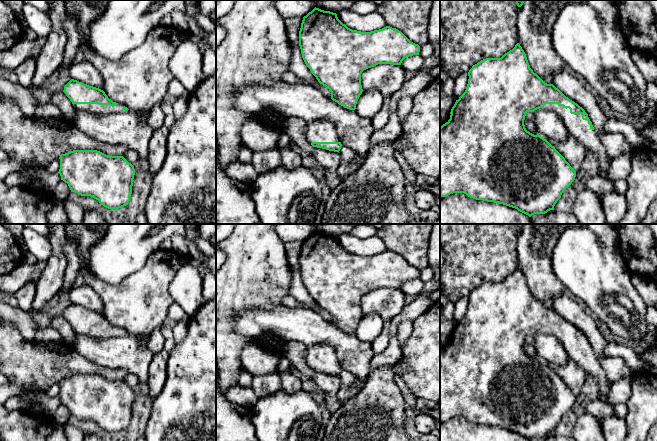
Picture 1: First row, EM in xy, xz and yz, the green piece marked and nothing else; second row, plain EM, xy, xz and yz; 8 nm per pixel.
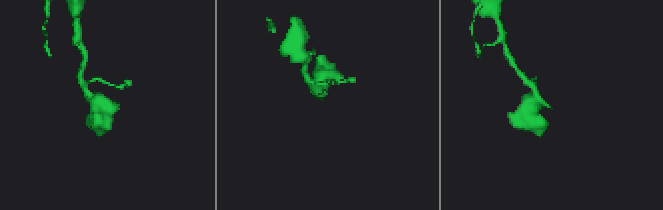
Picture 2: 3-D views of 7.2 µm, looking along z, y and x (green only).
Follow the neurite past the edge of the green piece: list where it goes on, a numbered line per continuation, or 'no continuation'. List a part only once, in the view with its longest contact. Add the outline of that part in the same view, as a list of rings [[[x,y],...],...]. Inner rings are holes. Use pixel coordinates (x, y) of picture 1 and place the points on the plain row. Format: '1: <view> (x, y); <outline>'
1: yz (580, 352); [[[546,328],[543,332],[556,336],[565,347],[569,357],[575,360],[587,375],[592,375],[597,379],[599,391],[596,399],[608,404],[607,393],[610,382],[602,369],[598,356],[590,352],[588,345],[583,344],[581,338],[571,338],[569,332],[566,333],[558,328]]]

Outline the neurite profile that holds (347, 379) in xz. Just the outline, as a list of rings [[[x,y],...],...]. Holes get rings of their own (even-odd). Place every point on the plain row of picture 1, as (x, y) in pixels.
[[[342,370],[339,378],[341,381],[341,387],[337,393],[337,397],[341,403],[344,404],[357,393],[352,387],[357,377],[351,372]]]

